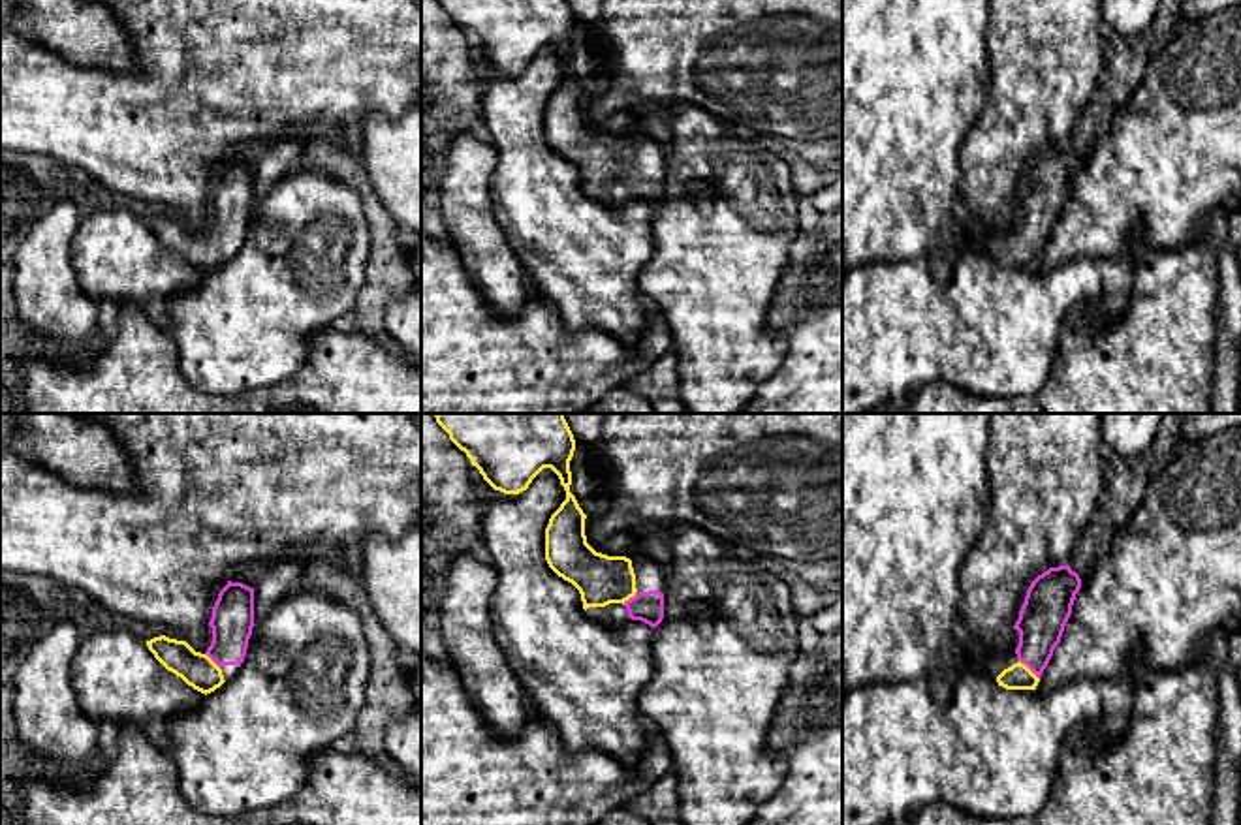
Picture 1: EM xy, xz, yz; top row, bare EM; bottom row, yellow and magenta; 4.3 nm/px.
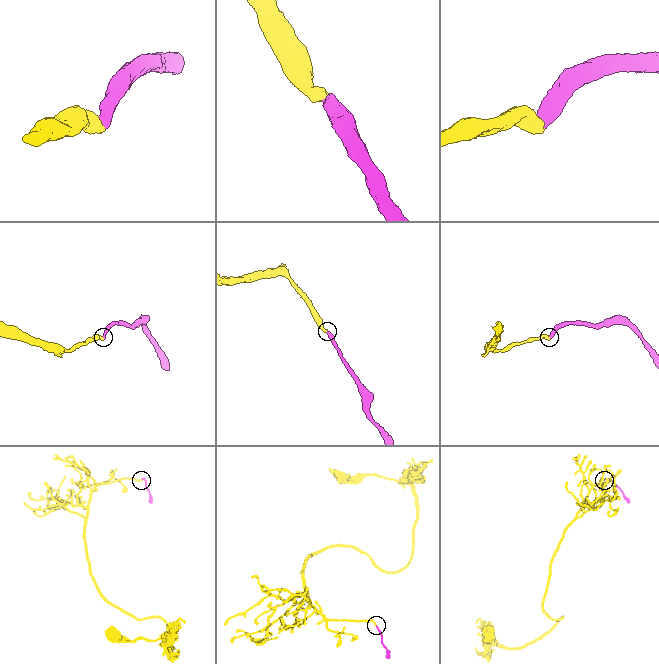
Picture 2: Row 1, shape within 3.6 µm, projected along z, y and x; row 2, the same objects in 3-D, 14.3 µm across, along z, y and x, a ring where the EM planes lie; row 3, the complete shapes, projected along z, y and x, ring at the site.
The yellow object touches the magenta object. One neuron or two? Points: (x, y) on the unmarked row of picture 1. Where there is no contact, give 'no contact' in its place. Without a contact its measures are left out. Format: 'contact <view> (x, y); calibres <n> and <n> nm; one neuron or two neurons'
contact yz (1029, 249); calibres 110 and 200 nm; one neuron

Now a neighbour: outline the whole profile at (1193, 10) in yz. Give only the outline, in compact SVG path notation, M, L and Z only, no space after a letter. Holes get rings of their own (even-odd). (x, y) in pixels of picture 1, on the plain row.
M1183 0L1183 19L1196 21L1224 8L1239 6L1241 0Z

